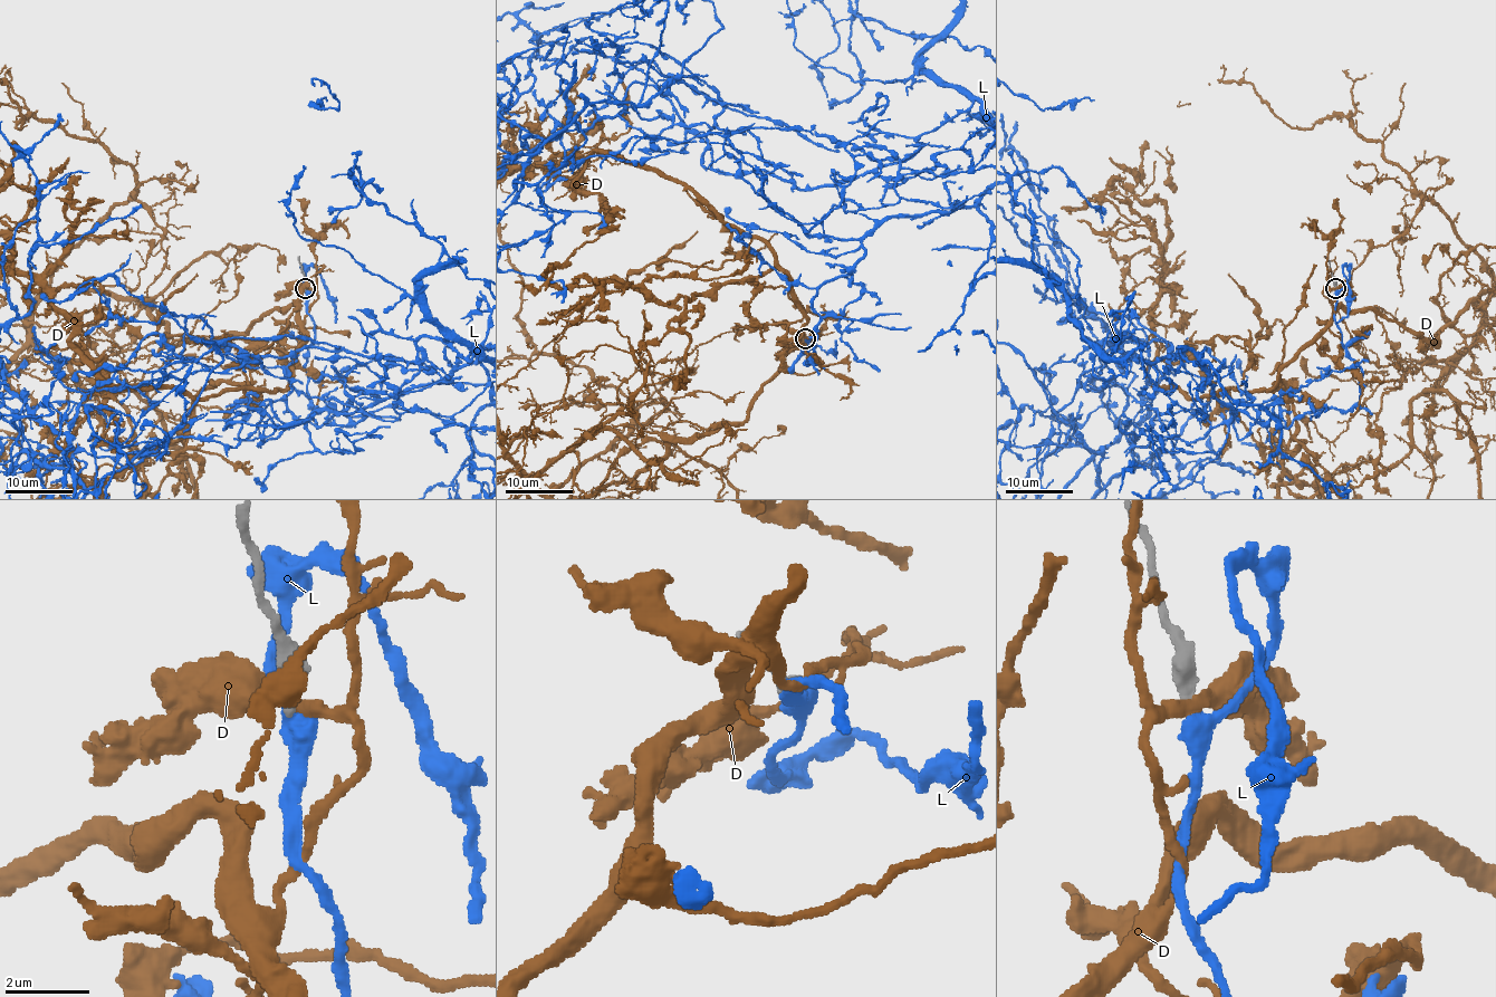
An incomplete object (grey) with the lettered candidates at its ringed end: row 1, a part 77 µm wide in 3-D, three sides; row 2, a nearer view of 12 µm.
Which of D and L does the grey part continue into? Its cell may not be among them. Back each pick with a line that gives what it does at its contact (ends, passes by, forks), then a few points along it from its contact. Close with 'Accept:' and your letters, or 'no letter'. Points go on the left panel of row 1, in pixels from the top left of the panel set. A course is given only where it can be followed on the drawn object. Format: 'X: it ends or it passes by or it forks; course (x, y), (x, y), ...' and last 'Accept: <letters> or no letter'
L: it passes by
Accept: L

